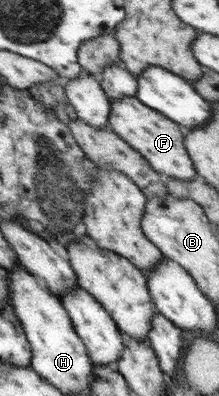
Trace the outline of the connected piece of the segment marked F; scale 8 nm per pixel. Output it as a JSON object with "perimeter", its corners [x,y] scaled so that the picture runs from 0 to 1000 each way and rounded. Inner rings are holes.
{"perimeter":[[[621,245],[553,247],[502,258],[507,283],[498,313],[511,331],[539,338],[598,374],[626,376],[689,424],[731,442],[836,460],[872,460],[900,449],[900,434],[872,396],[845,379],[845,328],[790,301],[648,263]]]}

